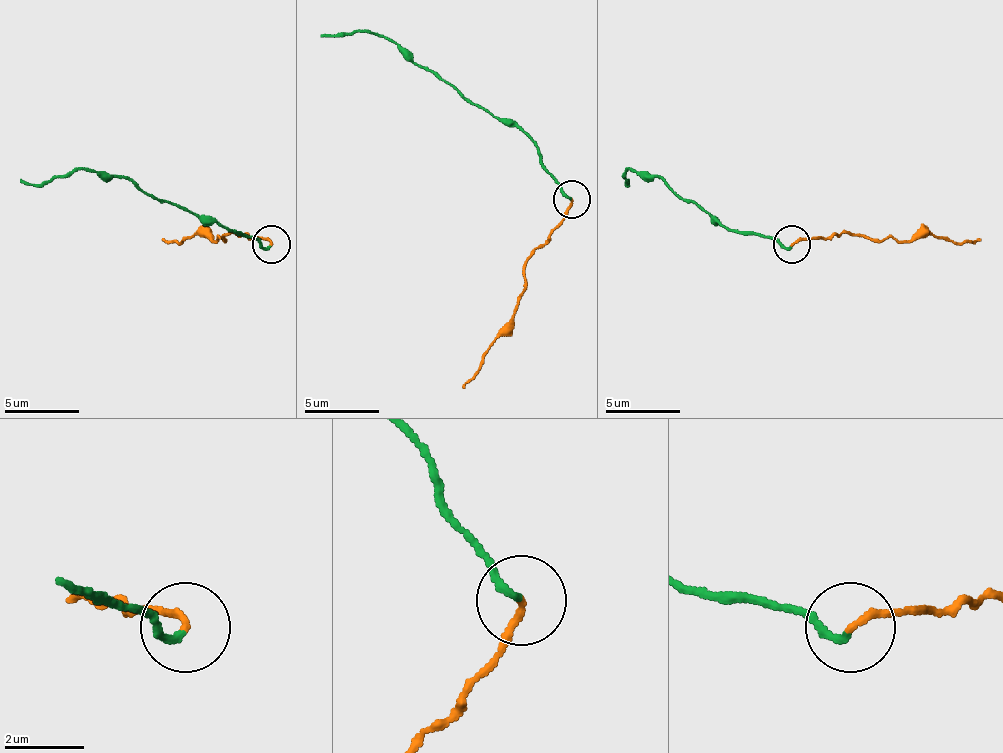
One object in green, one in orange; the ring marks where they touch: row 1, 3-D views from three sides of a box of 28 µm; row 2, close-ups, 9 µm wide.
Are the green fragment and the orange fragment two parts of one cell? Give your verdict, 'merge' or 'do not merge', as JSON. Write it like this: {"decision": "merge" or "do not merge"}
{"decision": "do not merge"}

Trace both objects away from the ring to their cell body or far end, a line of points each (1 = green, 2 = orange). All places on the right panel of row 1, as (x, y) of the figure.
1: (793, 245), (729, 230), (662, 178), (632, 170), (624, 174), (628, 185), (628, 178)
2: (793, 245), (811, 237), (852, 234), (916, 241), (931, 234), (965, 241), (980, 237)

